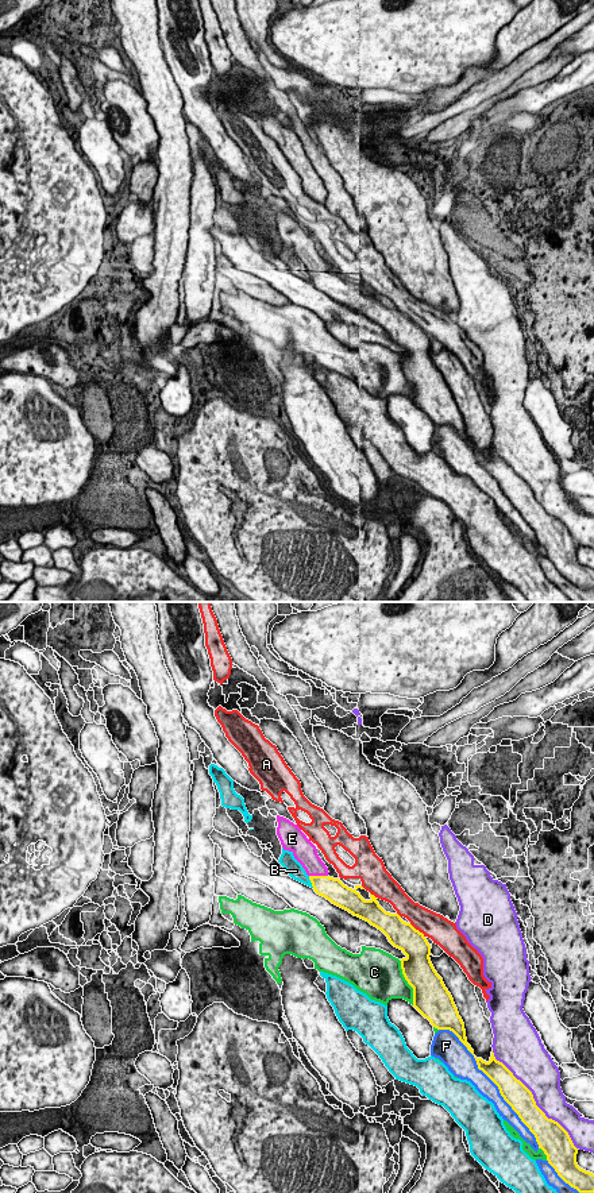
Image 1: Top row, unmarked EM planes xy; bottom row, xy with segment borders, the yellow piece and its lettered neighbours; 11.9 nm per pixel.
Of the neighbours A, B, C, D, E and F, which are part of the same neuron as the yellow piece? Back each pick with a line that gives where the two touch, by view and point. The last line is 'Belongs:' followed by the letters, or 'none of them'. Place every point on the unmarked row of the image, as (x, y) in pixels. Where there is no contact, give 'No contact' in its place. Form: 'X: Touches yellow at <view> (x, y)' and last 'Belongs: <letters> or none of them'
E: Touches yellow at xy (319, 271)
Belongs: E

